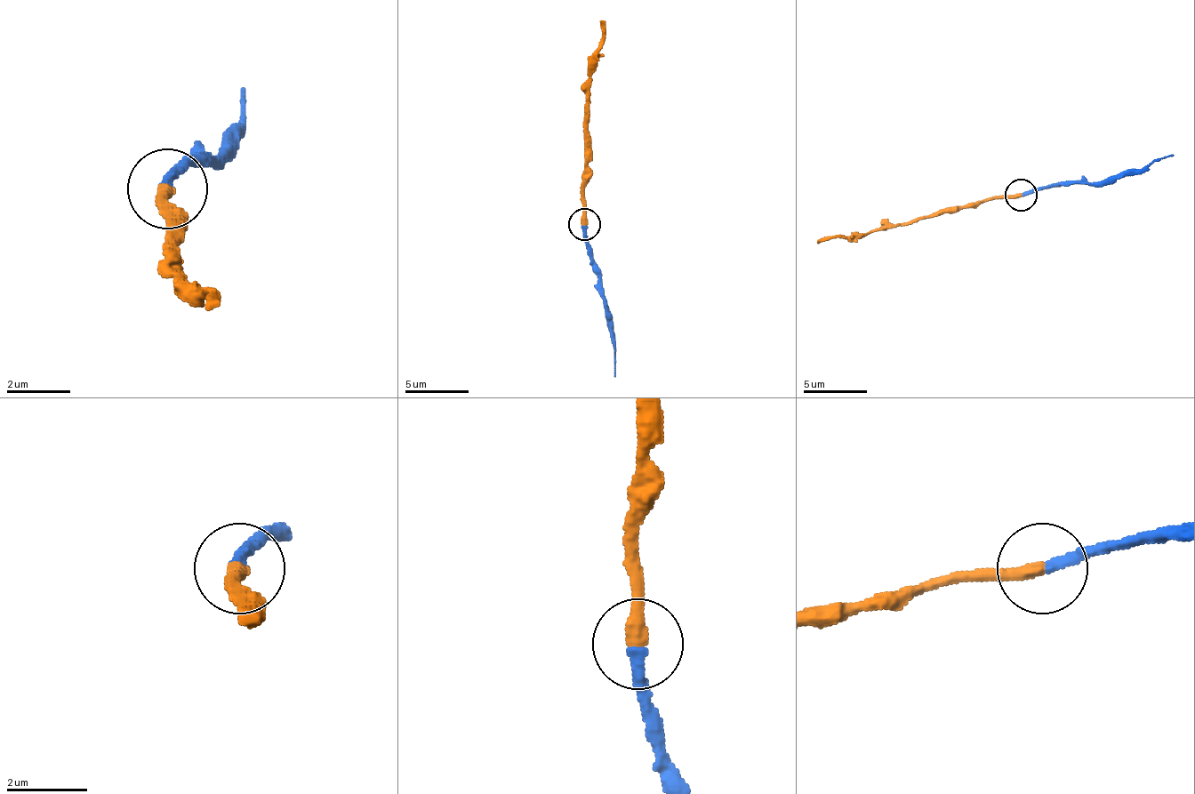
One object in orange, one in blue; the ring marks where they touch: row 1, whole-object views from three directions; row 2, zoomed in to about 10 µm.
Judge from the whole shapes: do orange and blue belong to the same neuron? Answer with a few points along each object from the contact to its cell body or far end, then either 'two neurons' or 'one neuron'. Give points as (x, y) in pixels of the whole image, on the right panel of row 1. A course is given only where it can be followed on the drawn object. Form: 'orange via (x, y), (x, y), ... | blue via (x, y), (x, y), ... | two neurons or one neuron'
orange via (1020, 196), (991, 196), (902, 224), (882, 224), (866, 234), (825, 237), (818, 244) | blue via (1023, 196), (1142, 173), (1174, 154) | one neuron

